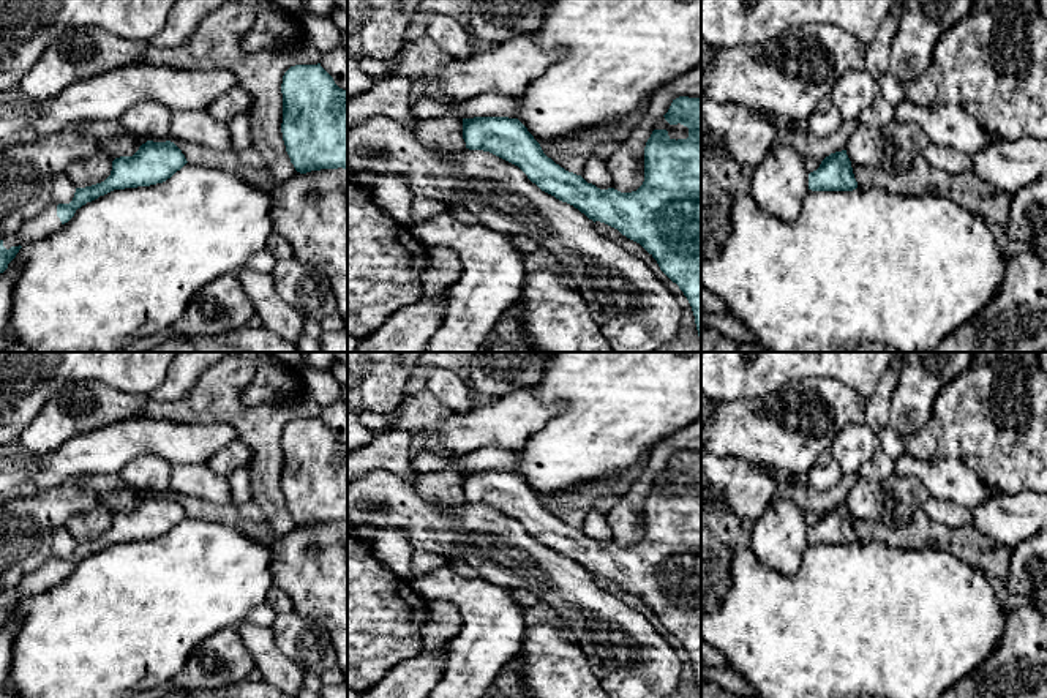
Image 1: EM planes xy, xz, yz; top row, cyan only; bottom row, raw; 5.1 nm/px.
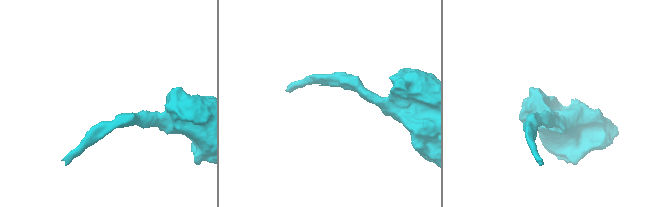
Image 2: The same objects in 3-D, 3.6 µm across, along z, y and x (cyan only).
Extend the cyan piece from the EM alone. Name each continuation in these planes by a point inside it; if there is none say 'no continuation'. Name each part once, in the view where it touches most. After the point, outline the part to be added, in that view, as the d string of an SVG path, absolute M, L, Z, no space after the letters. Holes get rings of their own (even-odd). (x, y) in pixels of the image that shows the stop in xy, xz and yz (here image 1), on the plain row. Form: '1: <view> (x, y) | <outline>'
1: xy (48, 575) | M52 556L38 570L25 575L16 587L3 592L3 600L6 603L19 599L24 600L55 586L62 580L62 575L57 570L57 559L58 557Z

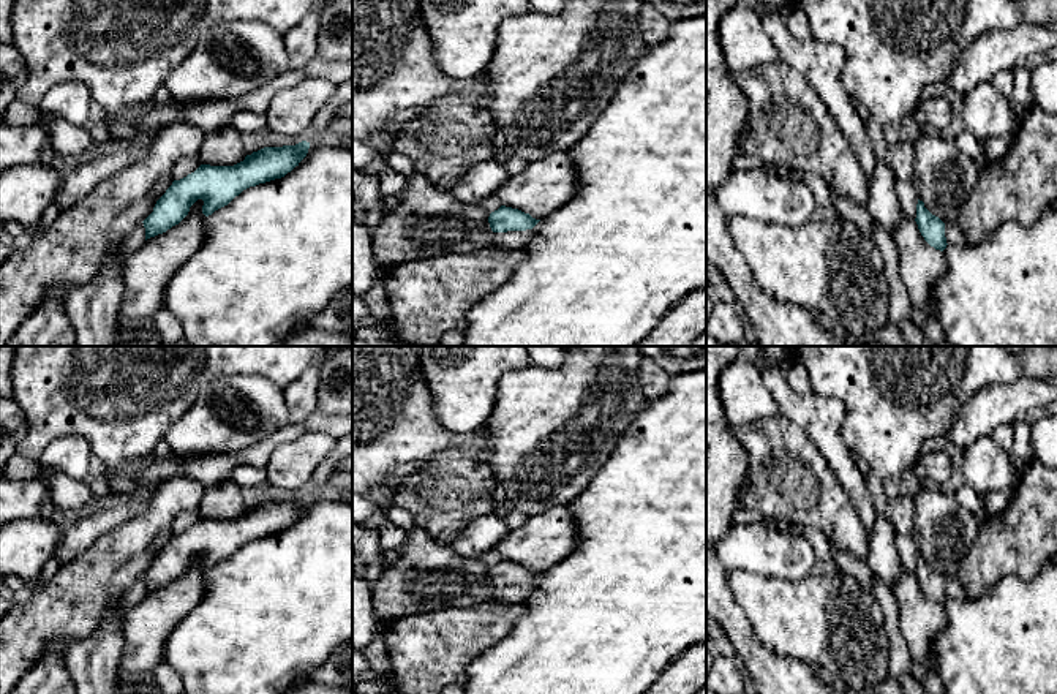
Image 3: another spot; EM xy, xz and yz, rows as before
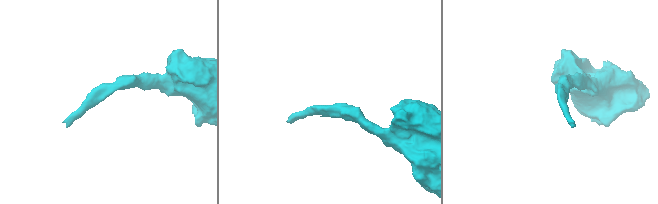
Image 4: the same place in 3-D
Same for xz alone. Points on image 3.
1: xz (512, 593) | M534 583L495 587L491 601L499 604L520 604L532 593Z

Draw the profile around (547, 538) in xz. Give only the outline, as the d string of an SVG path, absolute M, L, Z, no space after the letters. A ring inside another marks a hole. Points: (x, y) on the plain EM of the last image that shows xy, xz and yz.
M558 504L529 515L526 523L510 531L495 550L501 560L518 563L544 574L562 561L578 542L578 528L569 504Z

